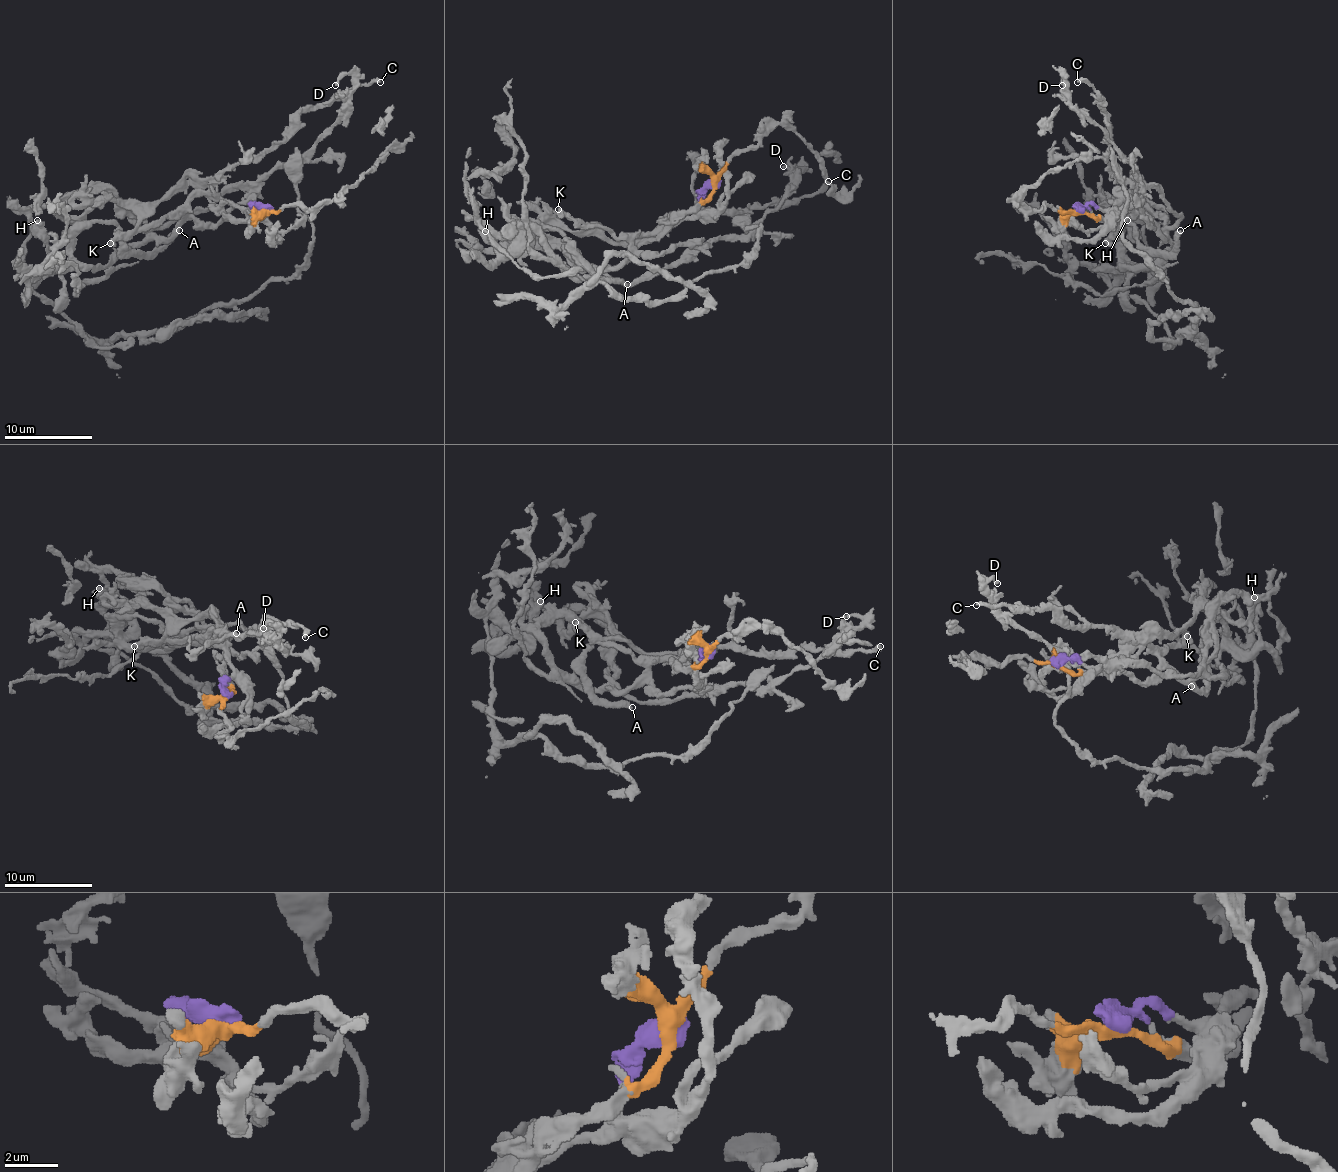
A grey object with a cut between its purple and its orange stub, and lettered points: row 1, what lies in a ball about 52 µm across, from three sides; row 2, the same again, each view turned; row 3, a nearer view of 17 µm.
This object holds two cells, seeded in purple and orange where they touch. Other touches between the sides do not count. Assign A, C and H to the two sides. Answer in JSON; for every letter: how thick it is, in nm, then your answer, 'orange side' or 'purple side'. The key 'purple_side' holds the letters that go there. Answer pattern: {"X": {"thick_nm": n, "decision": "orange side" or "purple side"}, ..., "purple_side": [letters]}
{"A": {"thick_nm": 360, "decision": "purple side"}, "C": {"thick_nm": 320, "decision": "orange side"}, "H": {"thick_nm": 320, "decision": "purple side"}, "purple_side": ["A", "H"]}

